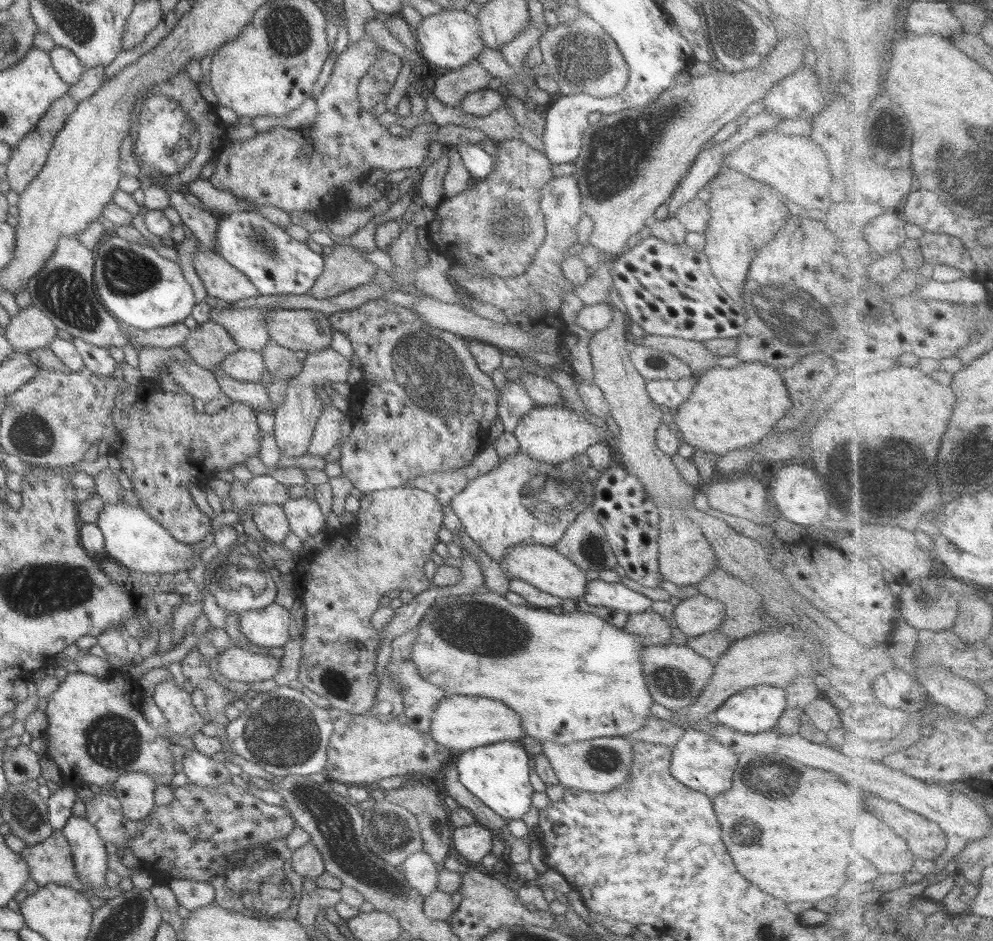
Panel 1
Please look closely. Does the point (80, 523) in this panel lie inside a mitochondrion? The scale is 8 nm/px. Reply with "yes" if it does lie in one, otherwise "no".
no

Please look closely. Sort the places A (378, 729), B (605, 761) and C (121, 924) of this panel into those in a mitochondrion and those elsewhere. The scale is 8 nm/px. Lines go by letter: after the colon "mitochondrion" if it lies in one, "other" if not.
A: other
B: mitochondrion
C: mitochondrion

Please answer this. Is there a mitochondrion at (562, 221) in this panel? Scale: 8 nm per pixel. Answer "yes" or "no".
no

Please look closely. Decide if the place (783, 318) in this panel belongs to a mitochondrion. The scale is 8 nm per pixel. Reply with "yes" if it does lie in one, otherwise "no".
yes

